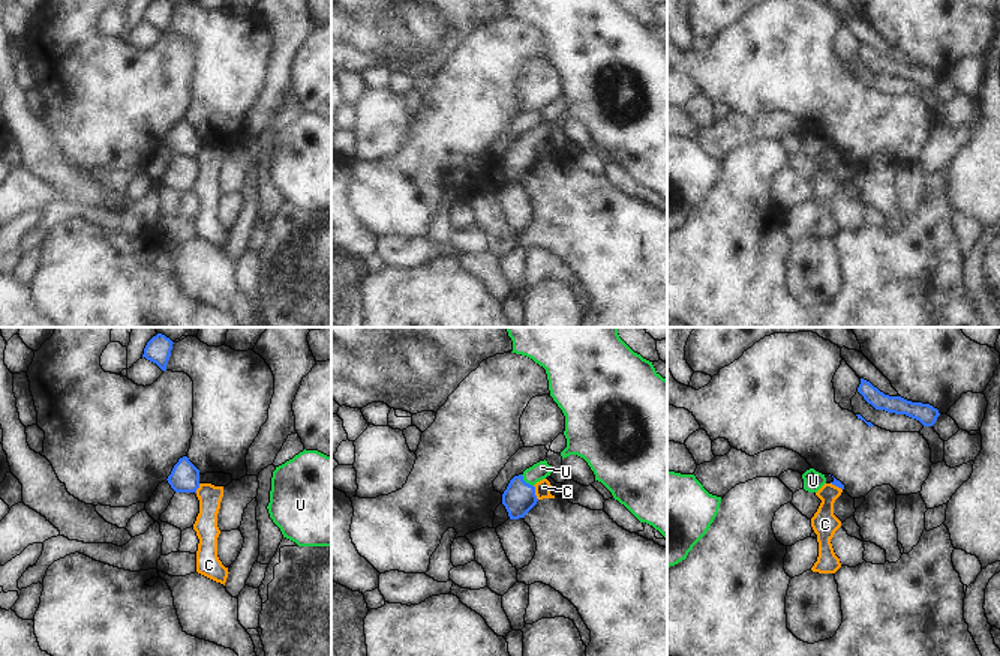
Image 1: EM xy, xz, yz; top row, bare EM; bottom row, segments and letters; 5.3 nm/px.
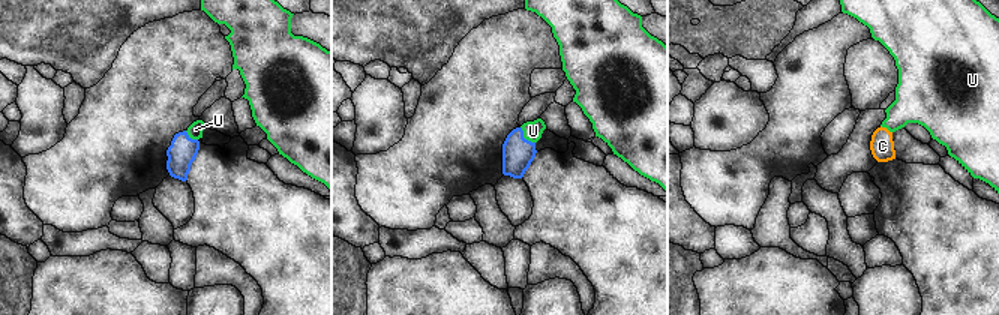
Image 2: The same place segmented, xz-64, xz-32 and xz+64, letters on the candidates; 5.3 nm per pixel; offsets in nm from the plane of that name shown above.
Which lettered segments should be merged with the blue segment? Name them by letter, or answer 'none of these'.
U

